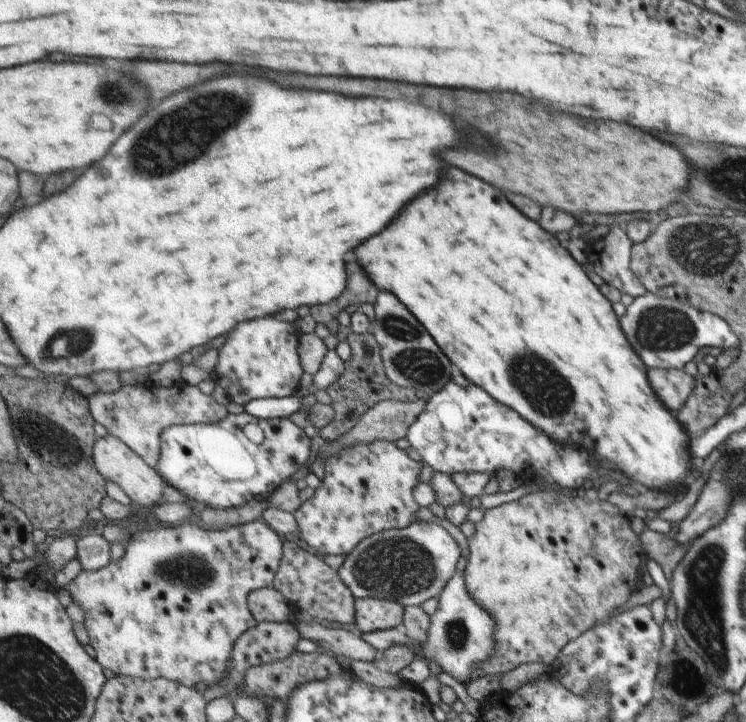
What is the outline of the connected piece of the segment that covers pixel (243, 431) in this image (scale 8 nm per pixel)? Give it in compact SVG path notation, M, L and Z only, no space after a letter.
M230 414L226 420L218 422L216 424L194 424L194 425L175 425L171 428L166 428L162 432L162 447L163 454L158 464L157 472L160 472L164 476L164 480L168 482L168 485L180 490L186 494L188 500L192 502L190 506L200 506L201 508L240 508L240 506L245 506L250 500L255 499L260 496L261 498L266 496L266 494L274 493L282 486L282 482L286 478L291 478L292 474L296 474L296 470L303 467L302 462L308 460L310 456L310 440L308 440L308 434L304 434L296 424L292 424L289 418L276 418L273 420L262 420L260 418L255 418L250 414Z

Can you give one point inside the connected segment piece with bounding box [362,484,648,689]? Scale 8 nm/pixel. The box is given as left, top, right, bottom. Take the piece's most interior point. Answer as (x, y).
(542, 570)

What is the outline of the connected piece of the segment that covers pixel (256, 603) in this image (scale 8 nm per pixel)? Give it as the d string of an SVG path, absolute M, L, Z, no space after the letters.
M260 588L250 596L250 609L260 622L285 622L294 609L274 588Z

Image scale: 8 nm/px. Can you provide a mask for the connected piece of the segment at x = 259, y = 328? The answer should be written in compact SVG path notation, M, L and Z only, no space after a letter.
M270 316L250 320L234 328L219 350L219 363L214 374L217 382L229 393L231 401L246 407L255 399L290 397L302 374L302 364L298 362L296 354L298 338L292 328L292 324Z

